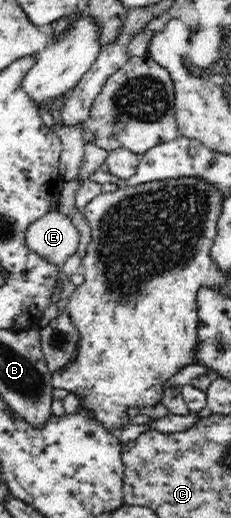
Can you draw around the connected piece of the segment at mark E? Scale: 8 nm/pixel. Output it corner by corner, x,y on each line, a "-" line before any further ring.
56,210
34,220
24,234
24,245
47,264
56,266
75,254
79,240
80,233
72,221

